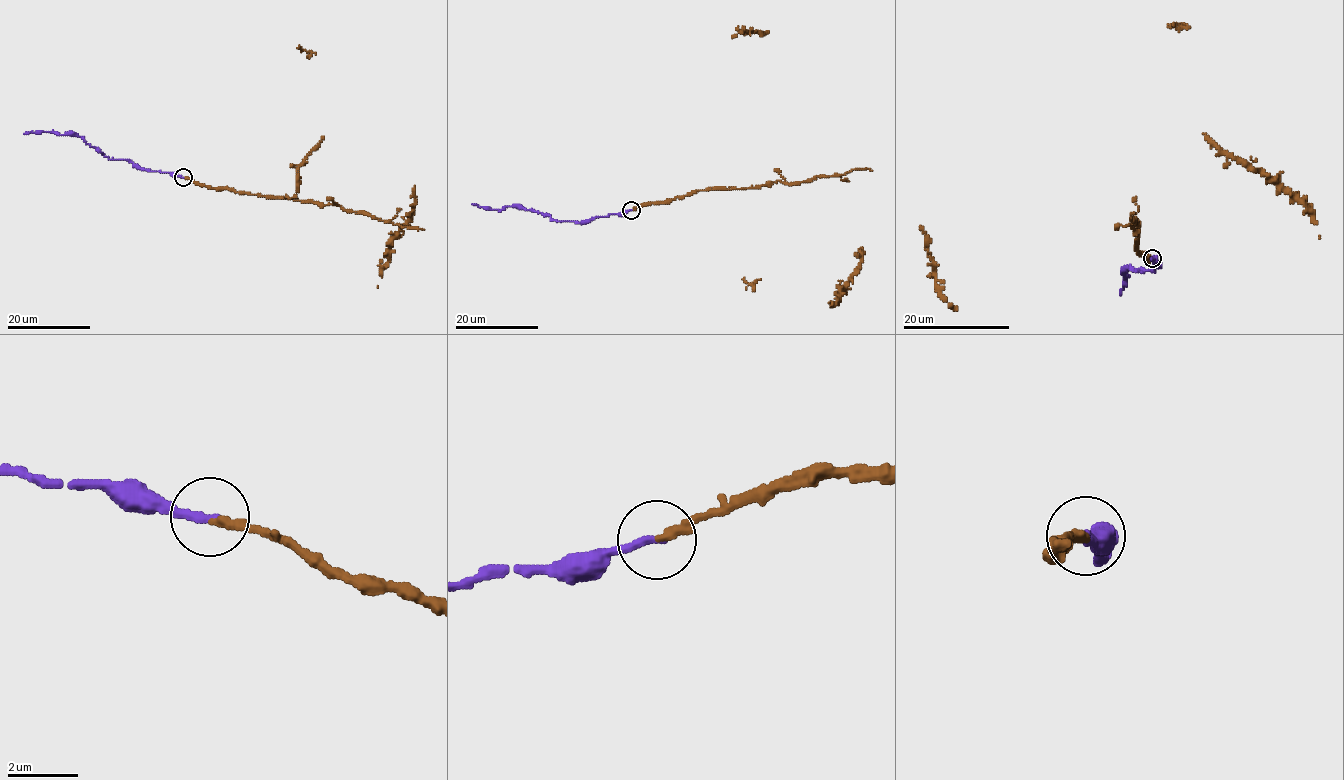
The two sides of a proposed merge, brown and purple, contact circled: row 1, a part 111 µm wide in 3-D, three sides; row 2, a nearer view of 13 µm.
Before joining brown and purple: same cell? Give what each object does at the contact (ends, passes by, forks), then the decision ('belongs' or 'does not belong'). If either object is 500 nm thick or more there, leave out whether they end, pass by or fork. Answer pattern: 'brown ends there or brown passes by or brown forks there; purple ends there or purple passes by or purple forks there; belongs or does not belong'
brown ends there; purple ends there; belongs

